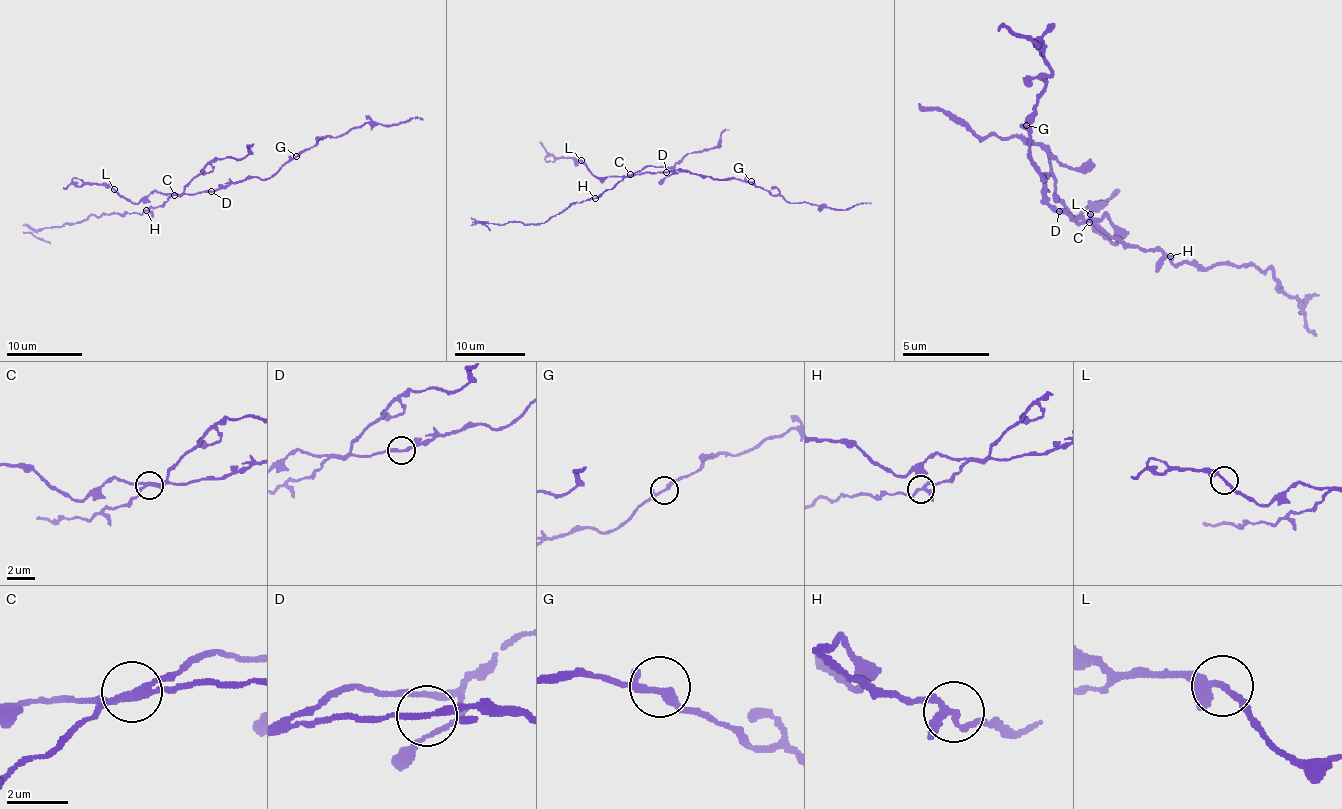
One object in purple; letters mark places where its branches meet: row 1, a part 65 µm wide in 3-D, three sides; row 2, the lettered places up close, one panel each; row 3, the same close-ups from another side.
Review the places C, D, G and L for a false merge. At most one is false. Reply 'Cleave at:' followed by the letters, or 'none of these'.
Cleave at: C

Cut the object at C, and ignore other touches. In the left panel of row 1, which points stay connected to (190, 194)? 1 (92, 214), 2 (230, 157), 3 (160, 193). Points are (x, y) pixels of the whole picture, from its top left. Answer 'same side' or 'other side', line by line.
1: other side
2: other side
3: same side

